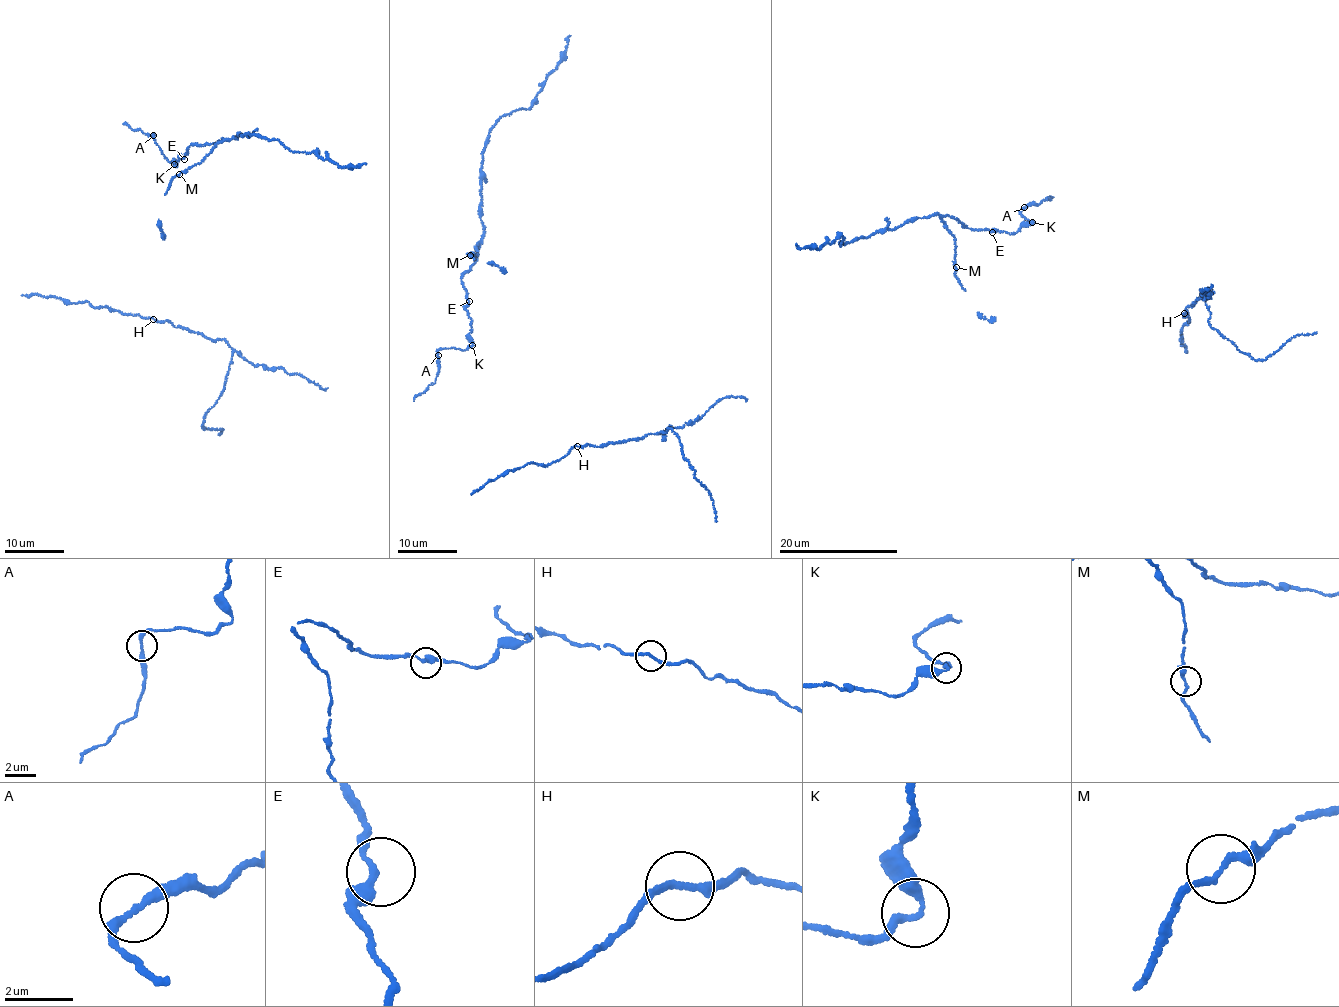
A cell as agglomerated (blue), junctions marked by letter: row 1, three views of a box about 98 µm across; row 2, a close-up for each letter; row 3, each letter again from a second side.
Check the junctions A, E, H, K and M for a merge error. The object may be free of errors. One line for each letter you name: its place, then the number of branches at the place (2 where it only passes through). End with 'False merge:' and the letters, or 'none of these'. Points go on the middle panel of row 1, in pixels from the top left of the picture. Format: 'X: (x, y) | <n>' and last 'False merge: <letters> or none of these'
False merge: none of these

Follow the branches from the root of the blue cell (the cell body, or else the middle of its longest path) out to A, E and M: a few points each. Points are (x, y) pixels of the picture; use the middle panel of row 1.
A: (473, 346), (464, 349), (442, 349), (438, 355)
E: (473, 346), (469, 334), (472, 320), (466, 309), (469, 301)
M: (473, 346), (467, 294), (461, 276), (476, 260), (478, 244), (478, 253), (470, 255)

